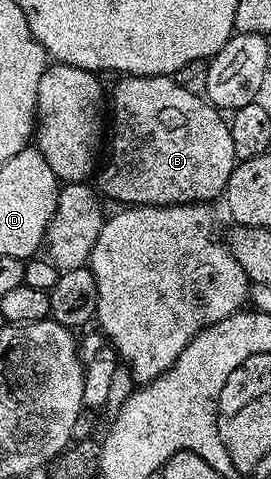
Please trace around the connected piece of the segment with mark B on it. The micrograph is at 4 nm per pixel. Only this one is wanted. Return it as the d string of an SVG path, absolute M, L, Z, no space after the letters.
M137 74L120 80L113 90L110 90L110 138L112 134L112 151L108 154L108 163L101 165L98 170L100 186L98 190L105 199L113 198L116 204L131 204L133 206L183 206L185 202L211 203L211 198L219 199L224 193L226 184L230 180L230 172L234 172L237 164L234 152L234 140L230 136L230 122L221 111L217 110L211 102L205 100L199 93L187 90L176 83L175 77L167 74L158 76L138 76Z

